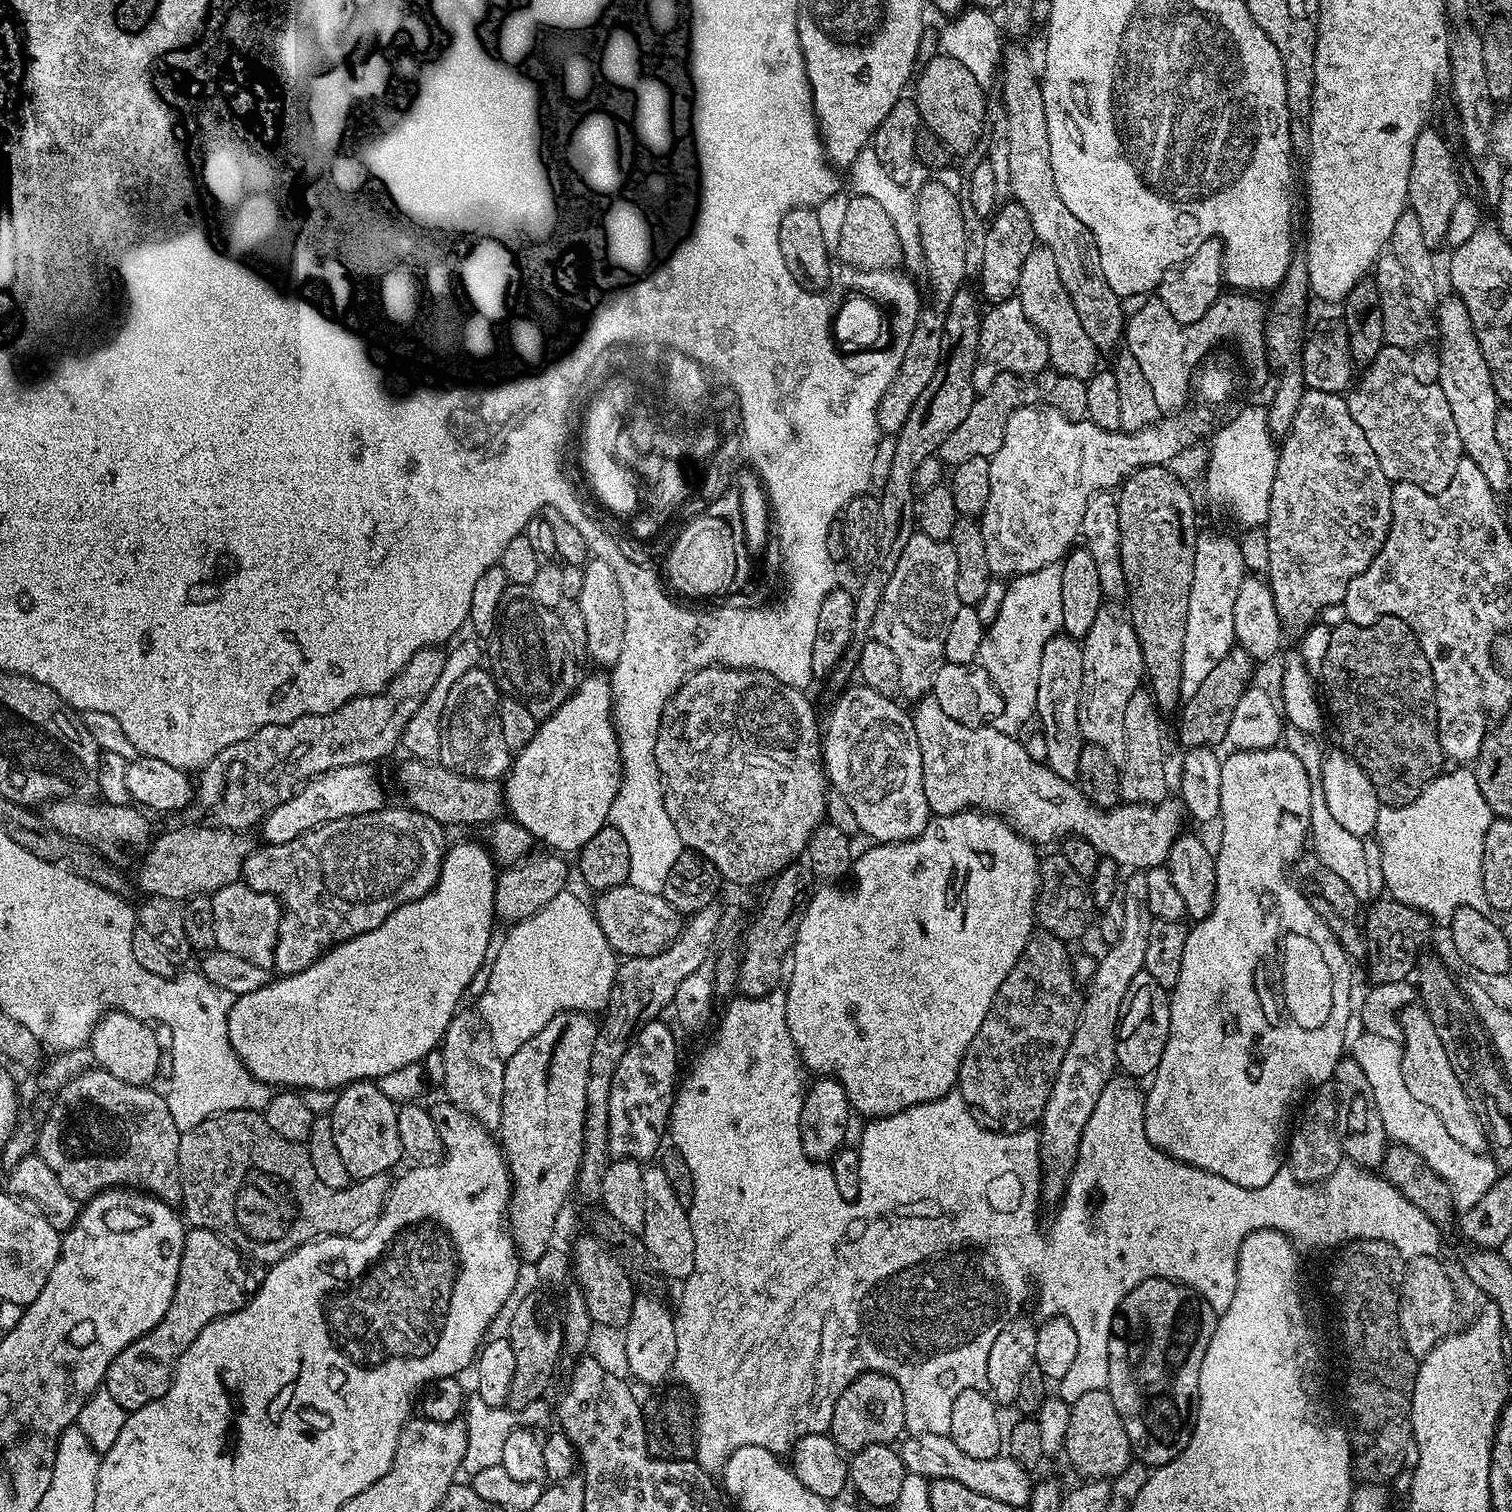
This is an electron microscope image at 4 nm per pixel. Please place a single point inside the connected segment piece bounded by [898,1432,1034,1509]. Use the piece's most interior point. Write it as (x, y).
(934, 1456)

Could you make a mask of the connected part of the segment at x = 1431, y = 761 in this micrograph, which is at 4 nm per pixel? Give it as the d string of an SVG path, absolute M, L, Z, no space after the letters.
M1381 616L1372 624L1355 624L1345 619L1340 625L1336 624L1330 634L1330 646L1324 659L1322 678L1324 678L1322 692L1326 697L1326 712L1331 723L1332 720L1336 723L1336 732L1340 735L1339 747L1347 752L1354 762L1358 762L1358 766L1362 766L1362 770L1368 775L1378 794L1381 805L1396 808L1414 802L1426 790L1428 784L1441 774L1444 768L1442 766L1446 764L1446 757L1438 738L1438 706L1436 705L1434 674L1430 670L1430 662L1426 662L1426 654L1418 642L1414 630L1410 630L1410 626L1406 622L1402 622L1402 618L1394 618L1393 616Z

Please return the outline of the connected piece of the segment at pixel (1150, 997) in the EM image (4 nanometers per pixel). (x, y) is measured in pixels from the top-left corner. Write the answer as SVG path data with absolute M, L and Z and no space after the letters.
M1148 972L1134 974L1130 990L1126 990L1120 1024L1116 1031L1116 1063L1129 1077L1151 1077L1158 1062L1162 1062L1162 1050L1166 1050L1166 1038L1170 1034L1169 999L1169 993L1158 986L1158 982L1154 982Z

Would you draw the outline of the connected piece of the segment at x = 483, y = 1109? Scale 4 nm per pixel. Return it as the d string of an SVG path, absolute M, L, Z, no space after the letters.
M457 1011L456 1017L450 1022L446 1030L440 1052L445 1063L445 1080L442 1091L445 1092L447 1103L453 1104L457 1110L470 1114L472 1119L489 1130L499 1129L502 1122L502 1094L504 1093L504 1061L505 1057L494 1050L494 1038L490 1038L490 1030L479 1011Z

